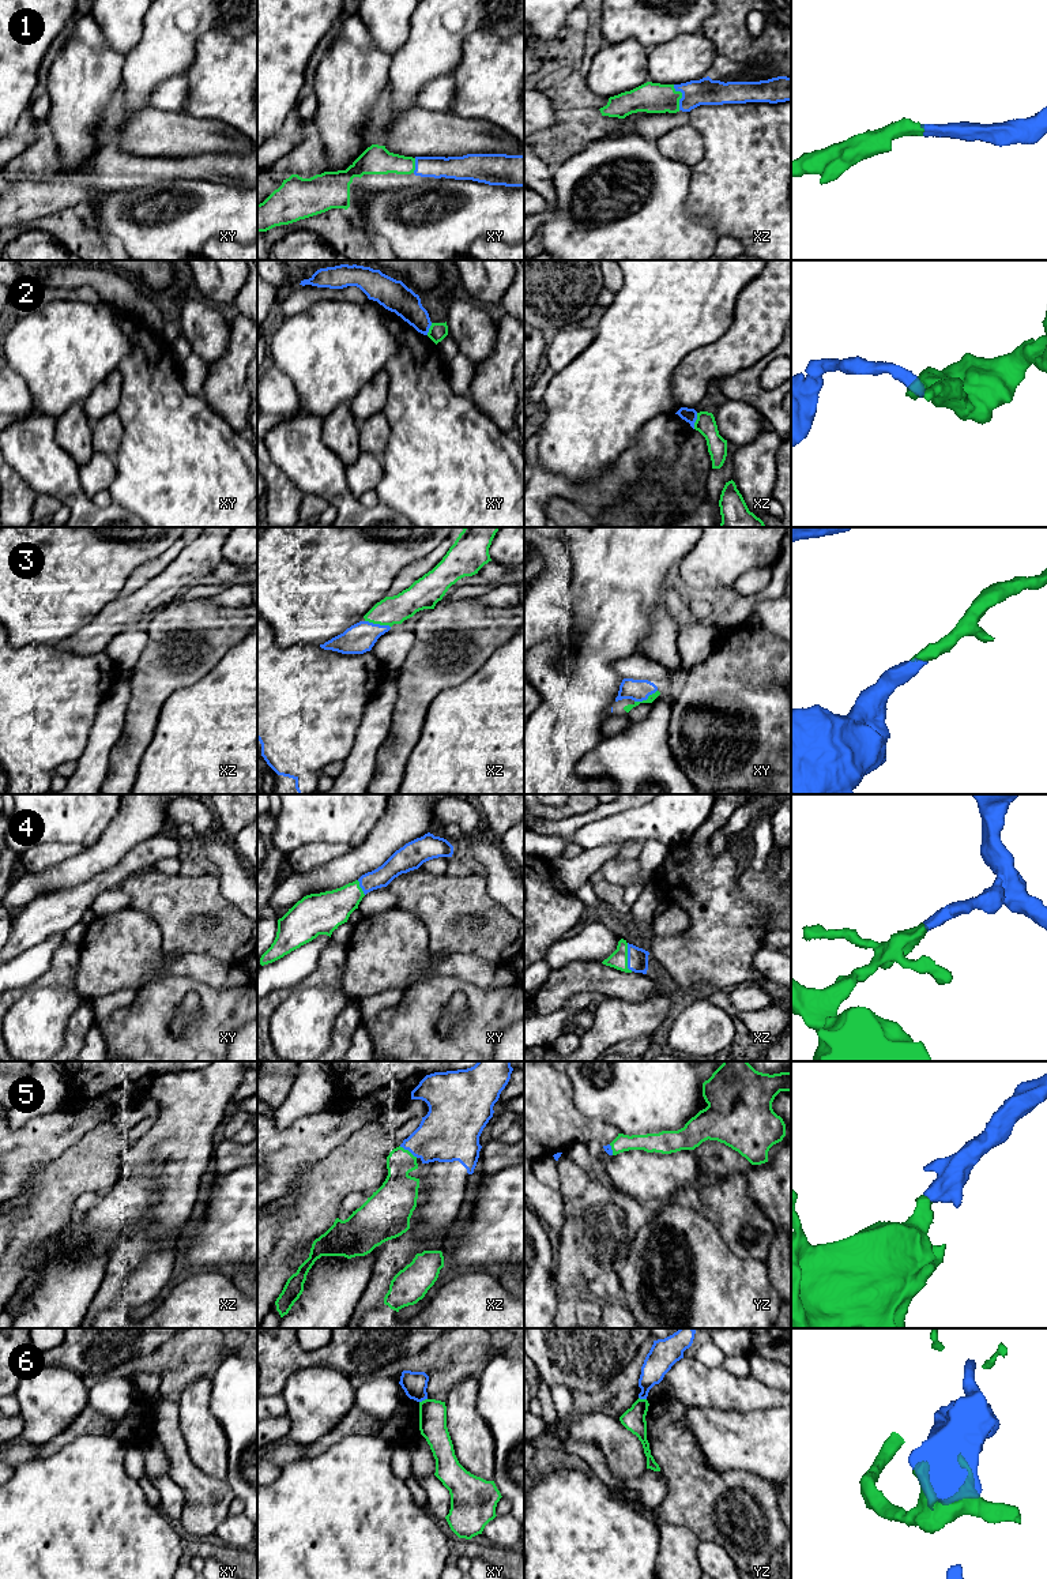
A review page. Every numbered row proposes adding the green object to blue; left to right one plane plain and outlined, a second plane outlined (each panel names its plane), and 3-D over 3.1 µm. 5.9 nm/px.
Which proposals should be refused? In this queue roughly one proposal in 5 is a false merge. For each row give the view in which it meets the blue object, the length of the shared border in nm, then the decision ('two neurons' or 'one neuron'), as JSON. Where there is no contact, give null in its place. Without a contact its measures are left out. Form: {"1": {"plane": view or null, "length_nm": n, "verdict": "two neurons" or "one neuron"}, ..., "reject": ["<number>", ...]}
{"1": {"plane": "xz", "length_nm": 160, "verdict": "one neuron"}, "2": {"plane": "xz", "length_nm": 100, "verdict": "two neurons"}, "3": {"plane": "xz", "length_nm": 160, "verdict": "one neuron"}, "4": {"plane": "xz", "length_nm": 170, "verdict": "one neuron"}, "5": {"plane": "xz", "length_nm": 130, "verdict": "one neuron"}, "6": {"plane": "xy", "length_nm": 50, "verdict": "two neurons"}, "reject": ["2", "6"]}

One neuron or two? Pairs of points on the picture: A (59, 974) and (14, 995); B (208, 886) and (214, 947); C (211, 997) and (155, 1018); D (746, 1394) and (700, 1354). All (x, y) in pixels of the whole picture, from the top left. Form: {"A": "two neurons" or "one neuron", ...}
{"A": "one neuron", "B": "one neuron", "C": "one neuron", "D": "two neurons"}

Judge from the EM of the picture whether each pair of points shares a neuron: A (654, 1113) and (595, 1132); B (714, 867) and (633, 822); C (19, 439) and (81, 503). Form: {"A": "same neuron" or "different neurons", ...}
{"A": "different neurons", "B": "different neurons", "C": "same neuron"}

